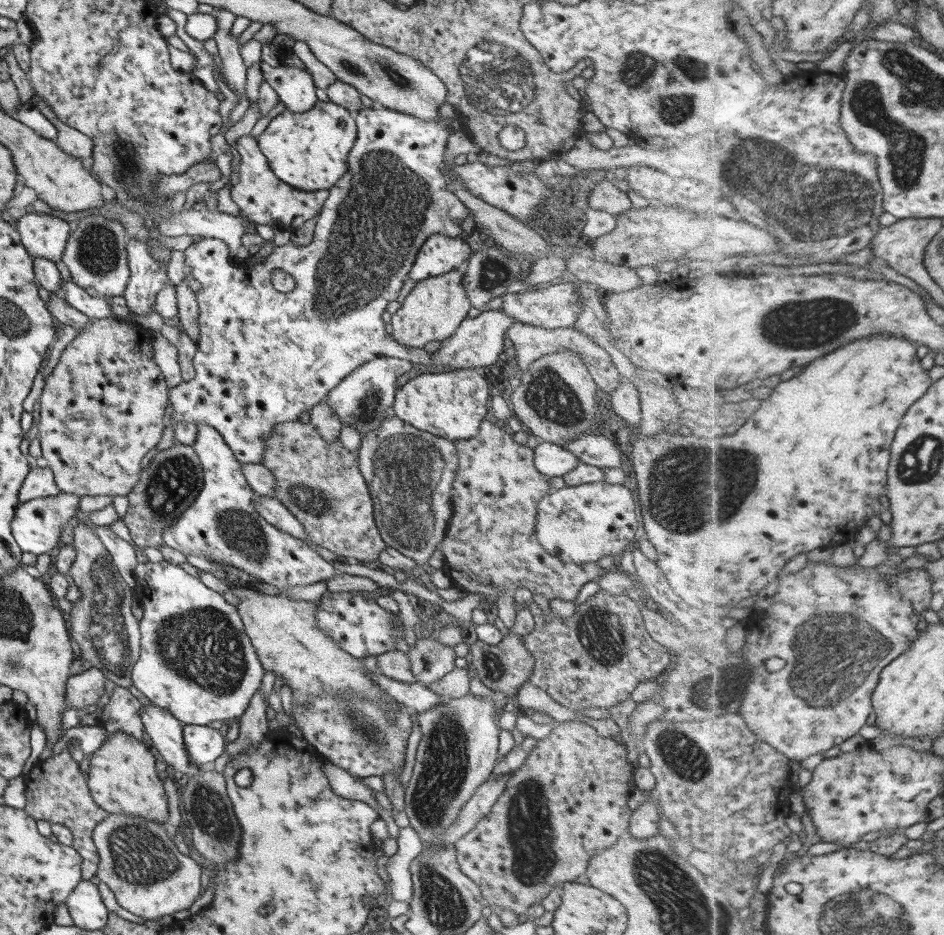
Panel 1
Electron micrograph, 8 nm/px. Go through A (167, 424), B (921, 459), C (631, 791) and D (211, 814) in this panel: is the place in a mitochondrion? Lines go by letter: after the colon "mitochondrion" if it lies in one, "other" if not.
A: other
B: mitochondrion
C: other
D: mitochondrion

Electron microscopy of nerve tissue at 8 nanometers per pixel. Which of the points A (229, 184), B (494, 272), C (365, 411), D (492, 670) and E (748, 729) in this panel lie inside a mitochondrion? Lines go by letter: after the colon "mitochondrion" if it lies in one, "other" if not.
A: other
B: mitochondrion
C: mitochondrion
D: mitochondrion
E: other

